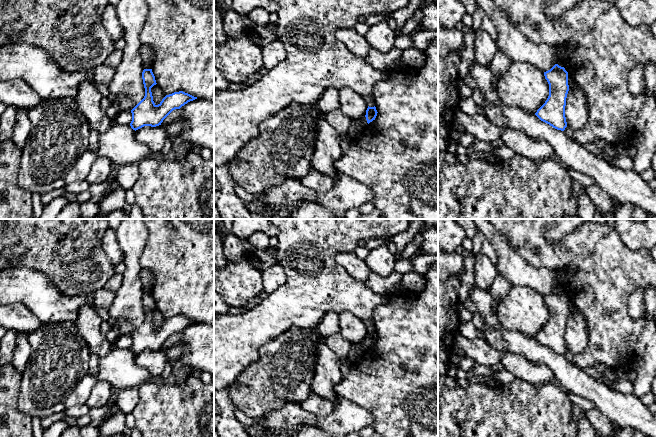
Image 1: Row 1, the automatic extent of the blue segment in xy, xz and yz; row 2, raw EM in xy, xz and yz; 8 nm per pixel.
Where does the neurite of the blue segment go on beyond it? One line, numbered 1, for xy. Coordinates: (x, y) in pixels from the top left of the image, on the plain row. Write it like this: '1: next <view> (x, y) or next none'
1: next none

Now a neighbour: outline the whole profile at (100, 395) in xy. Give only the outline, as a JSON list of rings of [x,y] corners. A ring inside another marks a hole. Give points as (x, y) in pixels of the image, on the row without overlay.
[[[97,380],[96,385],[92,388],[90,397],[86,405],[89,408],[104,407],[109,404],[112,394],[112,387],[105,381]]]

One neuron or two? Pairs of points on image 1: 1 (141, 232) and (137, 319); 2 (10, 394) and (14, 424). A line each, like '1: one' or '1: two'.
1: one
2: one

